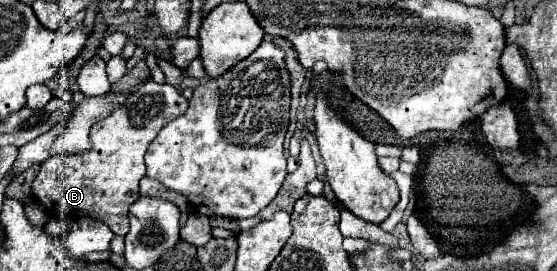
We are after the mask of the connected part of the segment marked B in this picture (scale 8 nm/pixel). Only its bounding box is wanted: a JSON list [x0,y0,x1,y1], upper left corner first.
[33,79,187,235]

